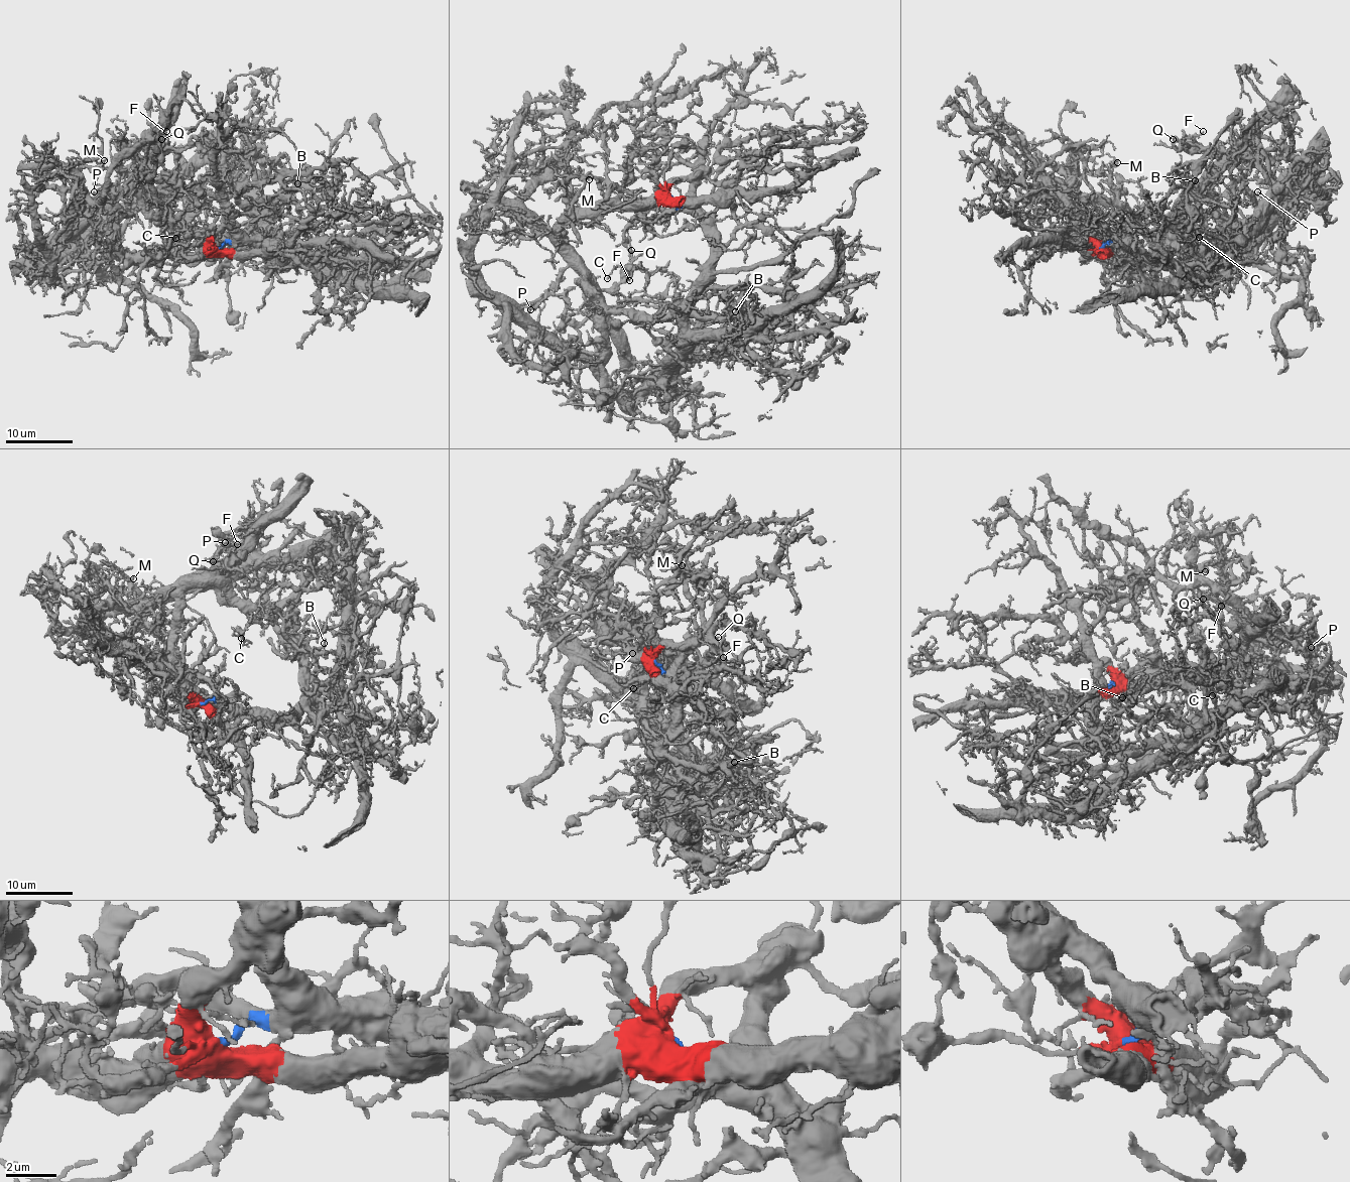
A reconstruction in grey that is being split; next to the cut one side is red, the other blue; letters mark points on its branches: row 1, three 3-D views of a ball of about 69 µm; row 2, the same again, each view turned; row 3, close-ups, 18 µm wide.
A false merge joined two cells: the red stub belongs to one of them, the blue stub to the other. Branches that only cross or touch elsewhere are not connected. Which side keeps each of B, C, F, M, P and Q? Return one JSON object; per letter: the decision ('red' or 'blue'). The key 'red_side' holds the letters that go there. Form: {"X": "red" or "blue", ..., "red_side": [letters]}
{"B": "blue", "C": "blue", "F": "red", "M": "red", "P": "red", "Q": "red", "red_side": ["F", "M", "P", "Q"]}

